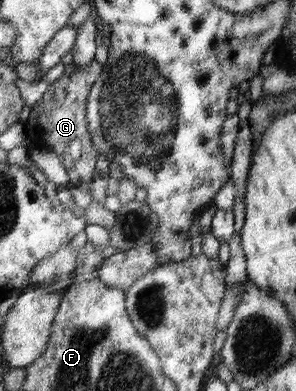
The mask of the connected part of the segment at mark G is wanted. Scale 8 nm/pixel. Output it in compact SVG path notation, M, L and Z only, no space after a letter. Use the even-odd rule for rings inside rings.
M96 60L88 63L87 66L77 67L70 75L63 74L57 81L50 83L43 97L31 106L27 126L31 135L36 131L45 139L45 145L49 151L57 154L61 163L69 174L68 188L86 189L93 181L95 175L95 163L97 163L97 151L93 147L91 133L89 133L86 119L87 98L91 86L96 85L97 78L103 73L103 66ZM55 89L65 89L65 98L61 104L56 103L53 95Z

